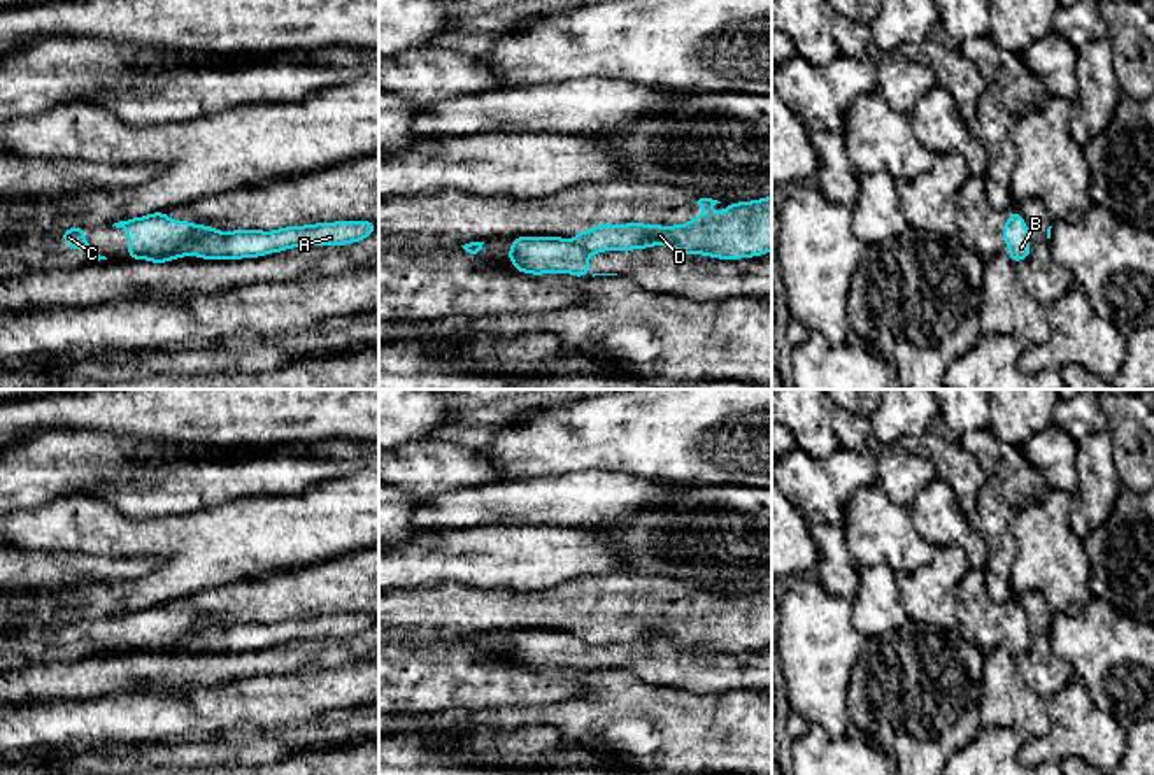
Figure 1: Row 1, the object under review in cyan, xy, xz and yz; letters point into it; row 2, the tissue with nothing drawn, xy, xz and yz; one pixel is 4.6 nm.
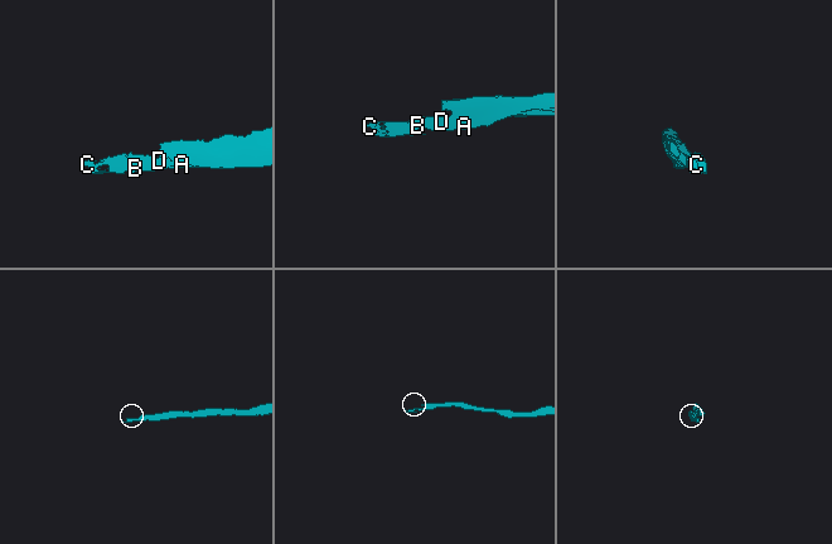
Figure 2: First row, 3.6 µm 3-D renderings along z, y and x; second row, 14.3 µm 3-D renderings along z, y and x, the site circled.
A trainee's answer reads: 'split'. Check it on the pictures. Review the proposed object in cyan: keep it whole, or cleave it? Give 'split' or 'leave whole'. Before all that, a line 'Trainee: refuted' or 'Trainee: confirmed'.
Trainee: confirmed
split

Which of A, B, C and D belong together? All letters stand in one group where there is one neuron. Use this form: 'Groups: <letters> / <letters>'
Groups: A B D / C

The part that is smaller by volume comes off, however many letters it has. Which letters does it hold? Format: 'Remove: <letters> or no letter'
Remove: C

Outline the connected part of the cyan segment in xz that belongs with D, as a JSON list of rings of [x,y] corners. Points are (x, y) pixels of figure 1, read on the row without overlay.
[[[695,589],[693,598],[707,601],[707,607],[693,608],[687,617],[644,617],[624,615],[610,617],[600,615],[596,621],[575,626],[573,633],[588,643],[633,643],[652,638],[666,638],[682,647],[703,647],[719,652],[754,651],[772,643],[772,589],[751,594],[728,596],[726,603],[717,607],[712,603],[716,596],[712,591]]]

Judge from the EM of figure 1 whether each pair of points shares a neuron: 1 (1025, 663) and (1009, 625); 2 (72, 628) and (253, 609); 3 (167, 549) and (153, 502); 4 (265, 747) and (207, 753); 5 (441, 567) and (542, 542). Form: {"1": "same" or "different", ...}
{"1": "different", "2": "same", "3": "different", "4": "same", "5": "same"}

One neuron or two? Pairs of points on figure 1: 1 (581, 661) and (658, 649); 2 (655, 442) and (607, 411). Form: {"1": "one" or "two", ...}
{"1": "one", "2": "one"}

